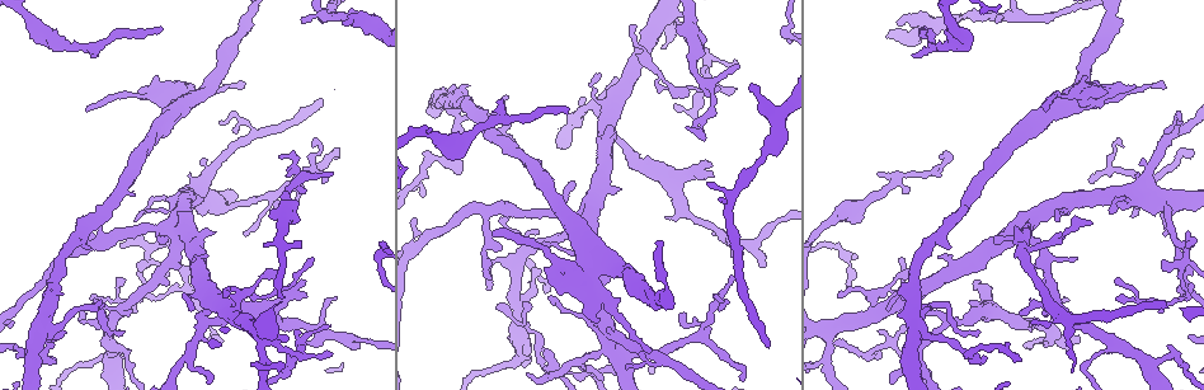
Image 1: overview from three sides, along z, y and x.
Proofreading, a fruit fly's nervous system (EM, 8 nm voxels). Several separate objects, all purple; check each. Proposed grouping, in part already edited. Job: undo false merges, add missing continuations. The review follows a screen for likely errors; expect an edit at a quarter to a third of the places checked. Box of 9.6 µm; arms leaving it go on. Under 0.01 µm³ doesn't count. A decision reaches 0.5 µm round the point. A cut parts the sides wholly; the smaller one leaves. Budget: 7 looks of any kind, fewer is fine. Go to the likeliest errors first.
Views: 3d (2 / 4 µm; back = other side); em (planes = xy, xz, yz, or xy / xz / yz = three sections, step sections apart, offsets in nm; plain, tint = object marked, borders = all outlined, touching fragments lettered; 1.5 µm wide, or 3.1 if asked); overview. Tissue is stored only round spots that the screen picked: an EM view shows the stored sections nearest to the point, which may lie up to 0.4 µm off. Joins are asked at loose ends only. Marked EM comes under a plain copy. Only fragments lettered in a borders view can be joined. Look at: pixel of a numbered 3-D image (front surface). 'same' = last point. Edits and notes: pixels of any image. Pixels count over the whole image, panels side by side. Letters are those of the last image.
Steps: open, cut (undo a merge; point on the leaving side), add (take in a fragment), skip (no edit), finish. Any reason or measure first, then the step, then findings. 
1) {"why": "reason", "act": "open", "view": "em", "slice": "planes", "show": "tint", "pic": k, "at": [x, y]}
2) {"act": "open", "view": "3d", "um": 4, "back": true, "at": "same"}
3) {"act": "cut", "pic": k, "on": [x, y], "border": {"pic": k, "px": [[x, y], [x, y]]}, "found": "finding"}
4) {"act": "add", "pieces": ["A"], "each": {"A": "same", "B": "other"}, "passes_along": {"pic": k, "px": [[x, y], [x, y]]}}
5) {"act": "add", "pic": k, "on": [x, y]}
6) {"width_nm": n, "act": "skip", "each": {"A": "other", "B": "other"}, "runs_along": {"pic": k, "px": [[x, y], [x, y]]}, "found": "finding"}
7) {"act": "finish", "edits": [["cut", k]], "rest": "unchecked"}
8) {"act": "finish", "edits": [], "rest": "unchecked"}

{"why": "thin end", "act": "open", "view": "em", "slice": "planes", "show": "borders", "pic": 1, "at": [161, 28]}

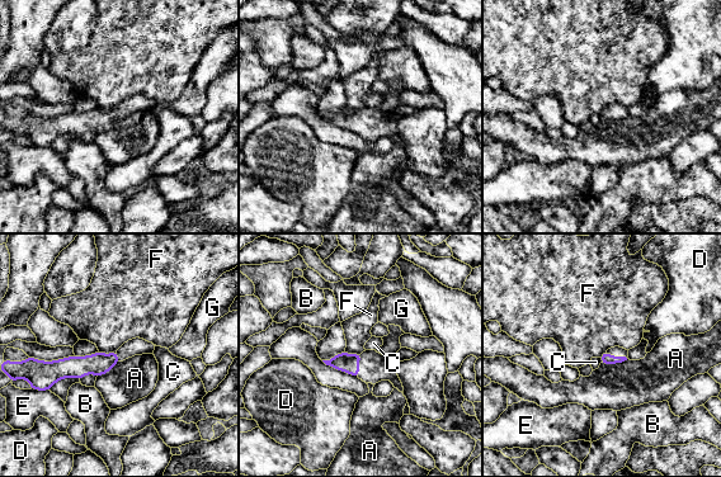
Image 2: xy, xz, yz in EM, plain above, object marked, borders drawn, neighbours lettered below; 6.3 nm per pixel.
{"act": "skip", "each": {"A": "other", "B": "other", "C": "other", "D": "other", "E": "other", "F": "other", "G": "other"}, "runs_along": {"pic": 2, "px": [[116, 359], [98, 364], [42, 369]]}, "found": "none of them fits"}

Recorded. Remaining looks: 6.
{"why": "branch point", "act": "open", "view": "em", "slice": "planes", "show": "tint", "pic": 1, "at": [516, 260]}

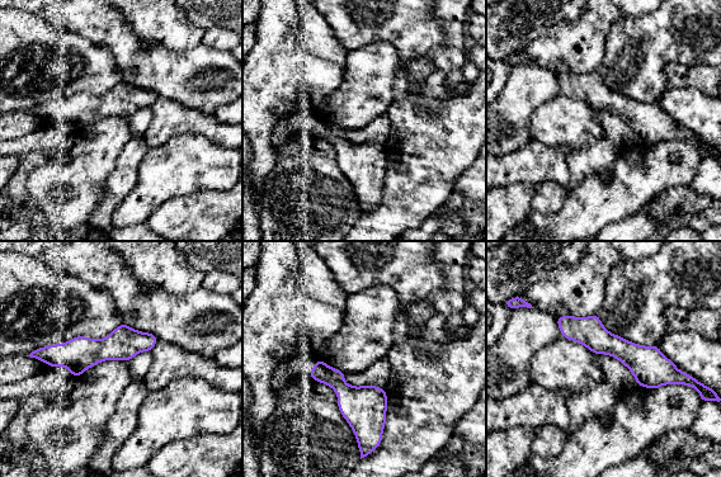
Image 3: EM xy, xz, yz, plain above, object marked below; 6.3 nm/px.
{"why": "what lies round it", "act": "open", "view": "em", "slice": "planes", "show": "borders", "at": "same"}

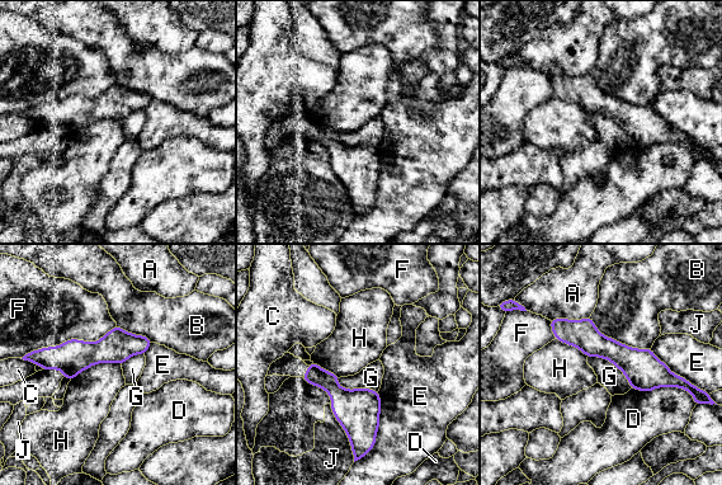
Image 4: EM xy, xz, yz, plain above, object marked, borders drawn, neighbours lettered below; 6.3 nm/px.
{"act": "skip", "each": {"A": "other", "B": "other", "C": "other", "D": "other", "E": "other", "F": "other", "G": "other", "H": "other", "J": "other"}, "found": "continuous, no second neuron"}

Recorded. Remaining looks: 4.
{"why": "abrupt turn", "act": "open", "view": "em", "slice": "xz", "step": 4, "show": "tint", "pic": 1, "at": [188, 290]}

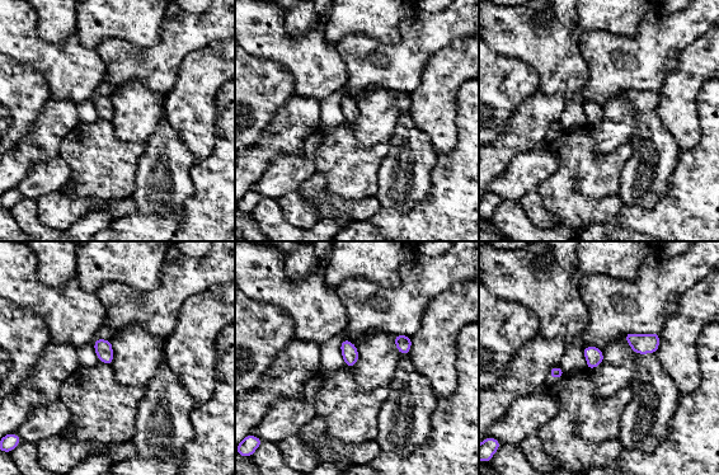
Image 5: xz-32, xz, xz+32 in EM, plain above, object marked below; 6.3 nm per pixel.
{"why": "another direction", "act": "open", "view": "em", "slice": "planes", "show": "borders", "at": "same"}

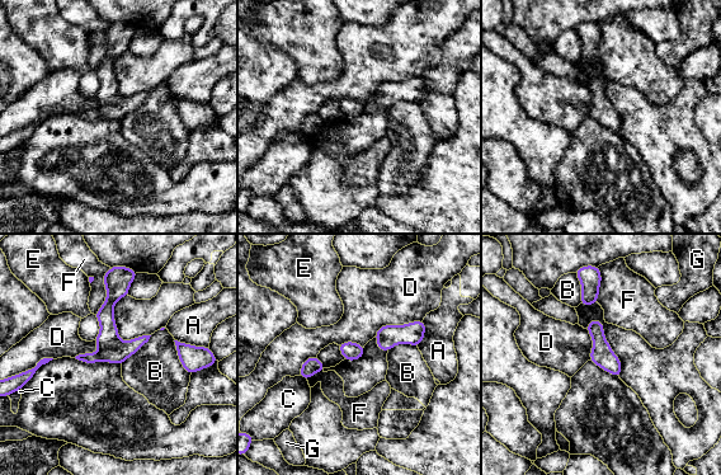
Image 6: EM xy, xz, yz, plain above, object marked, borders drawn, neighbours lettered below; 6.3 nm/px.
{"act": "skip", "each": {"A": "other", "B": "other", "C": "other", "D": "other", "E": "other", "F": "other", "G": "other"}, "runs_along": {"pic": 6, "px": [[116, 280], [107, 346], [84, 358]]}, "found": "continuous, no second neuron"}

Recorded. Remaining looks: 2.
{"act": "finish", "edits": [], "rest": "unchecked"}

